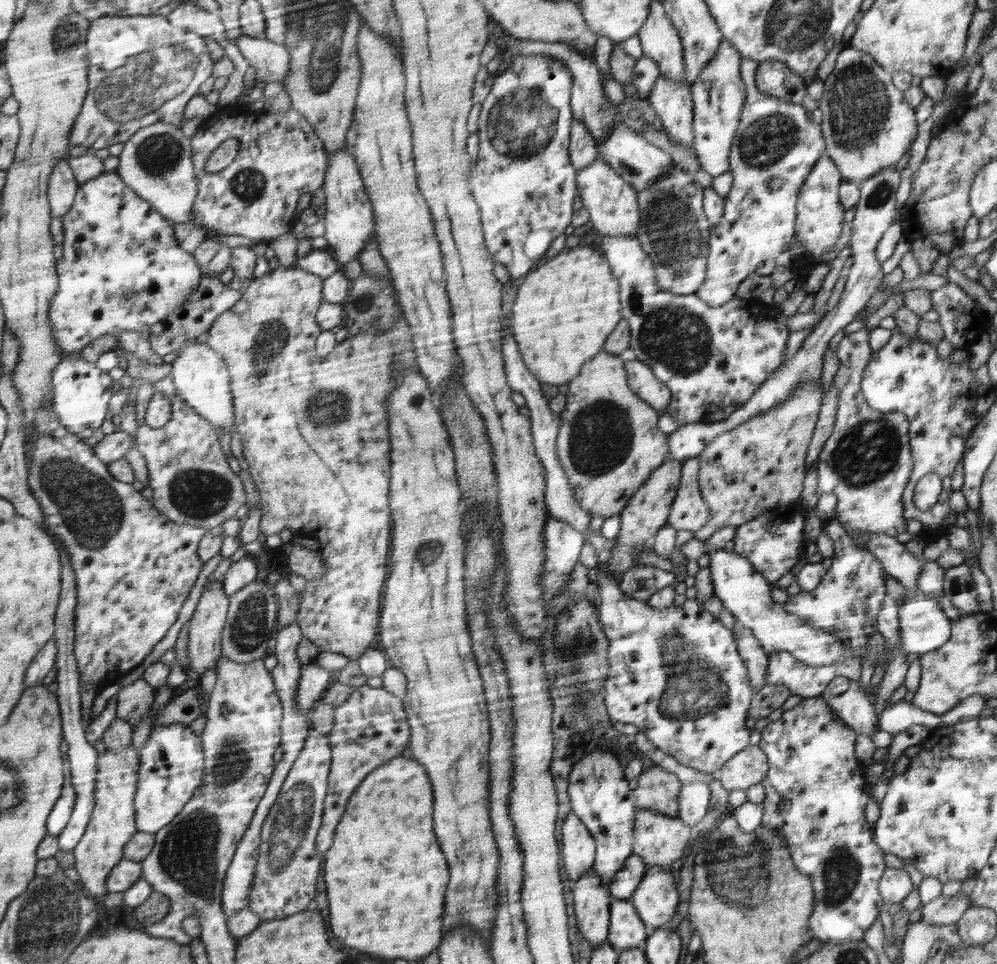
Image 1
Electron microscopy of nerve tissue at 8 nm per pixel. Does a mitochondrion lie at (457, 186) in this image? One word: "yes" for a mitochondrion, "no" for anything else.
no

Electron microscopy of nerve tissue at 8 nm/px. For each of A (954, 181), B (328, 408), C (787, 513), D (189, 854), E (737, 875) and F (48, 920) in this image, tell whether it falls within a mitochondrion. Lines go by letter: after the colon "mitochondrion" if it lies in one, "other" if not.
A: mitochondrion
B: mitochondrion
C: other
D: mitochondrion
E: mitochondrion
F: mitochondrion

